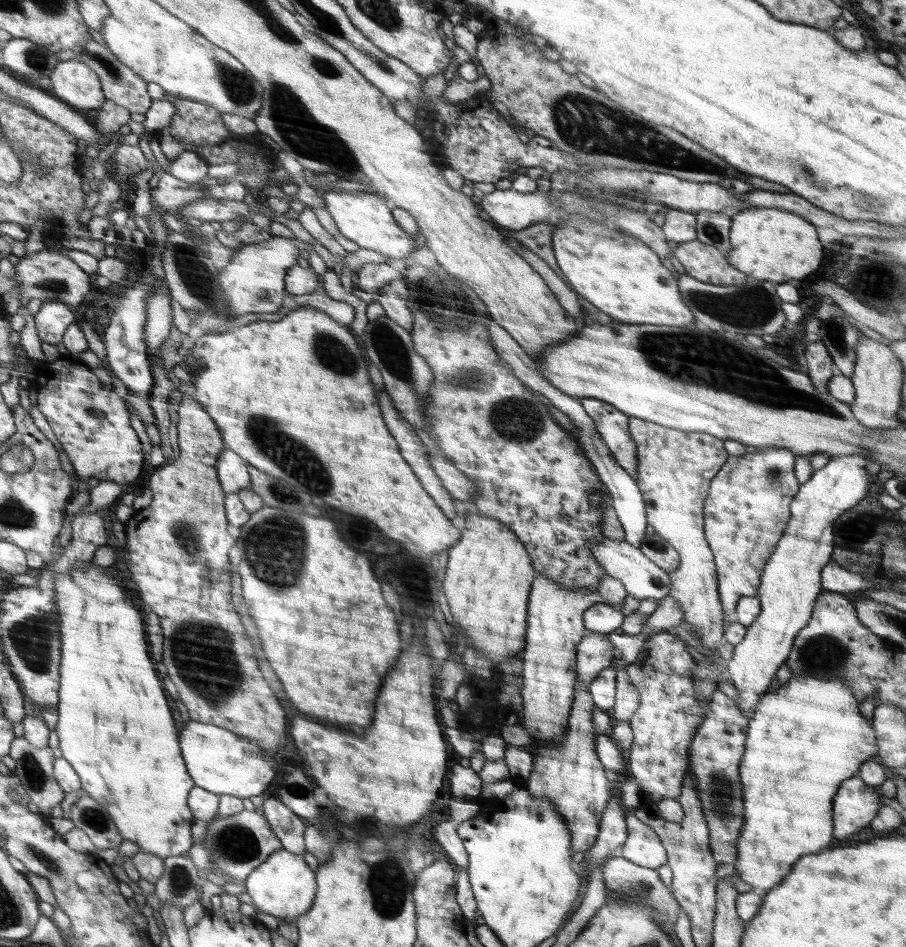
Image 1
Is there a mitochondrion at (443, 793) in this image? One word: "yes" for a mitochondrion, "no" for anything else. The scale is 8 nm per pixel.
no

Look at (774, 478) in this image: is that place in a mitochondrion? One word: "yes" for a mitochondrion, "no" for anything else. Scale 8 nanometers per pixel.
yes

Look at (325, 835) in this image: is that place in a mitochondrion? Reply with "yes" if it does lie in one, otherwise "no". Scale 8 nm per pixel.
no

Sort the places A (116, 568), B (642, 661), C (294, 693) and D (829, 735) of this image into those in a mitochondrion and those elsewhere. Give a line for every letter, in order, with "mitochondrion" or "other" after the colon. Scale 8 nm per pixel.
A: other
B: other
C: other
D: other

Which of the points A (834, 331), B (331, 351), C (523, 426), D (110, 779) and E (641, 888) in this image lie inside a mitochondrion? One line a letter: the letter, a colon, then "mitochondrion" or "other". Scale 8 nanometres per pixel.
A: mitochondrion
B: mitochondrion
C: mitochondrion
D: other
E: mitochondrion

